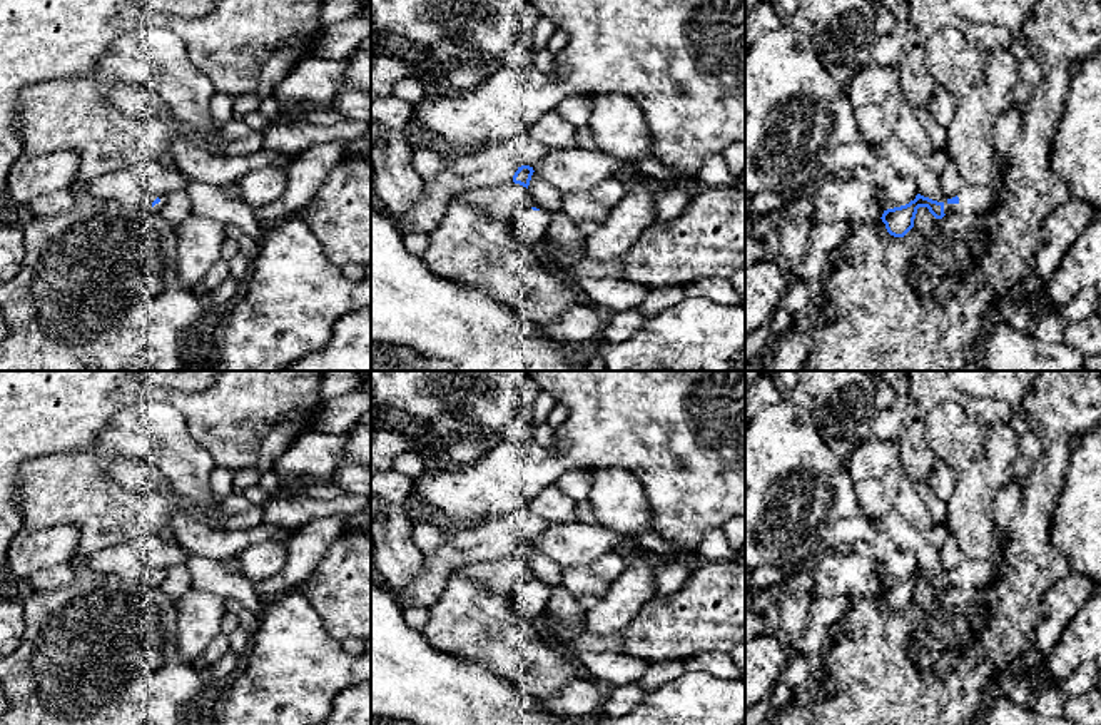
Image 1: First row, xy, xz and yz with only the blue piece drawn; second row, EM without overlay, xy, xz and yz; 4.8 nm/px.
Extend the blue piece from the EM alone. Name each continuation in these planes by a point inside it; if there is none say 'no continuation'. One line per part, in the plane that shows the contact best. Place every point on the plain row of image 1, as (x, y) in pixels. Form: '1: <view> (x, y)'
1: yz (974, 573)

